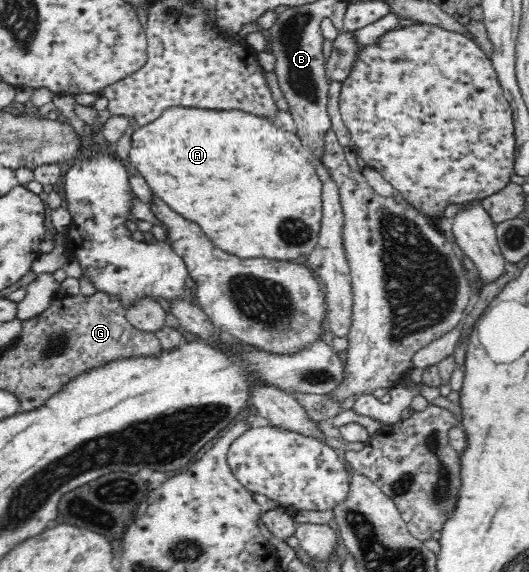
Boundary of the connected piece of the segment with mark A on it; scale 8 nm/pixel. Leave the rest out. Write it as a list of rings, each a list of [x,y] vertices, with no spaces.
[[[166,107],[161,115],[152,122],[139,126],[131,133],[131,150],[126,159],[135,167],[146,184],[153,189],[155,197],[159,197],[171,211],[179,213],[181,217],[197,223],[203,233],[211,239],[215,247],[221,247],[227,253],[239,256],[241,259],[247,257],[265,257],[274,260],[294,260],[301,253],[310,254],[311,247],[317,245],[320,223],[322,220],[322,183],[318,178],[310,160],[310,152],[302,144],[297,134],[283,131],[272,124],[272,119],[259,117],[245,111],[217,111],[197,109],[195,107]]]

